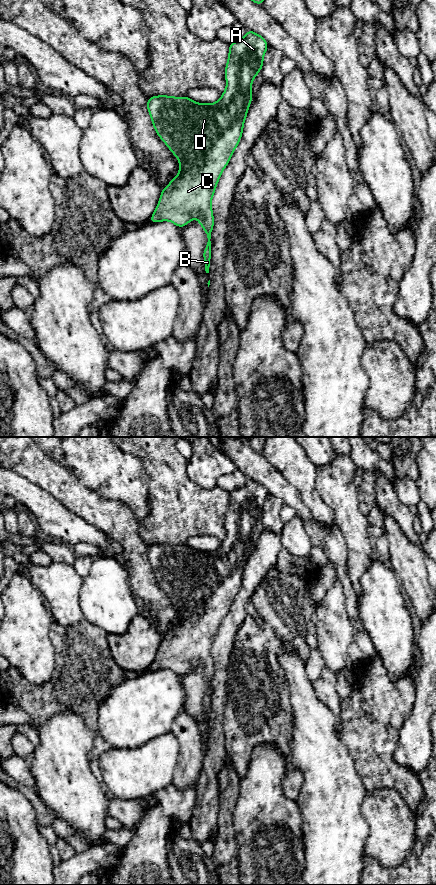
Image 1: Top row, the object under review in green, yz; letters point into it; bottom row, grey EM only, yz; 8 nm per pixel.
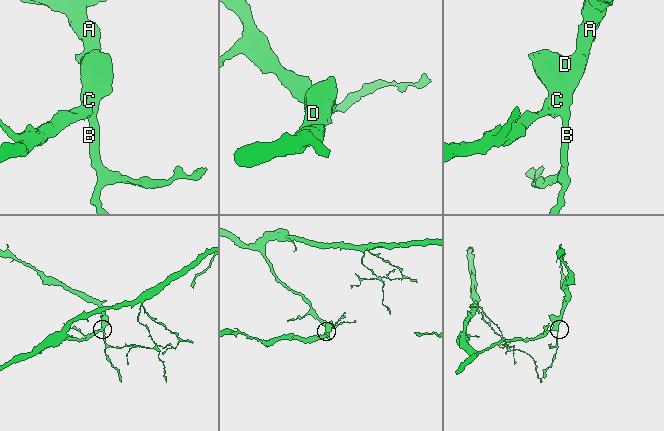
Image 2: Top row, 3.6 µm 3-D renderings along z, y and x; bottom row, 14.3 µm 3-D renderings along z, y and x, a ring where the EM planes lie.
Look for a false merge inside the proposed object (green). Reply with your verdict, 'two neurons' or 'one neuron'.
one neuron

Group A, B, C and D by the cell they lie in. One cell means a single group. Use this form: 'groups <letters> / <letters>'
groups A B C D

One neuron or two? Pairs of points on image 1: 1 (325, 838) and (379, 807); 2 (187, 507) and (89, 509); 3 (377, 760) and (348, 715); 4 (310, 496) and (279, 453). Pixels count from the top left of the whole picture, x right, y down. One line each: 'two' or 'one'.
1: two
2: two
3: one
4: one

